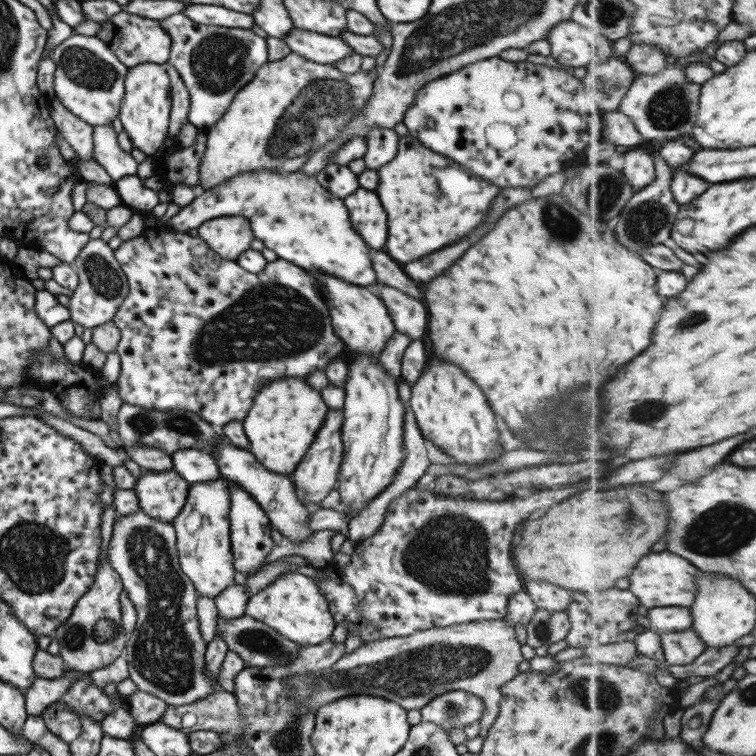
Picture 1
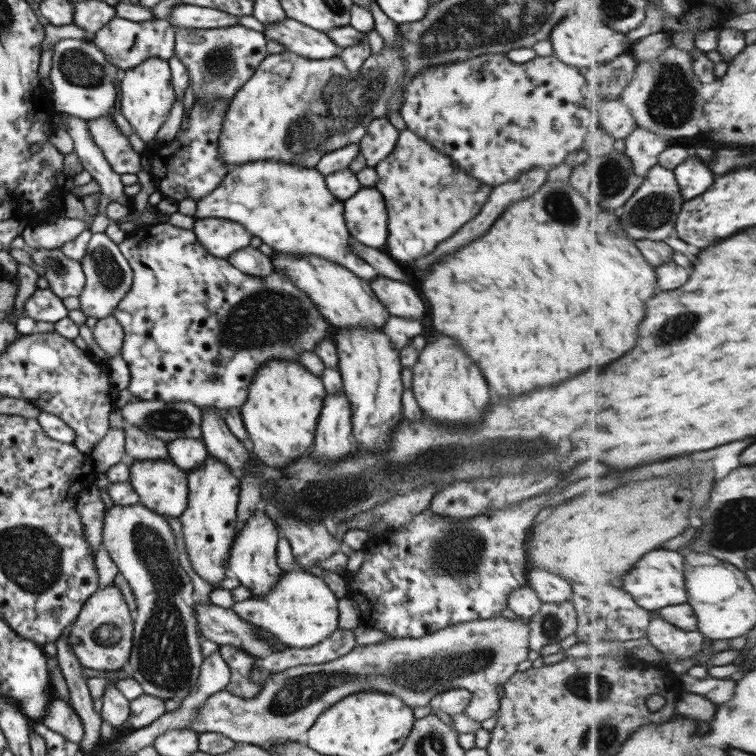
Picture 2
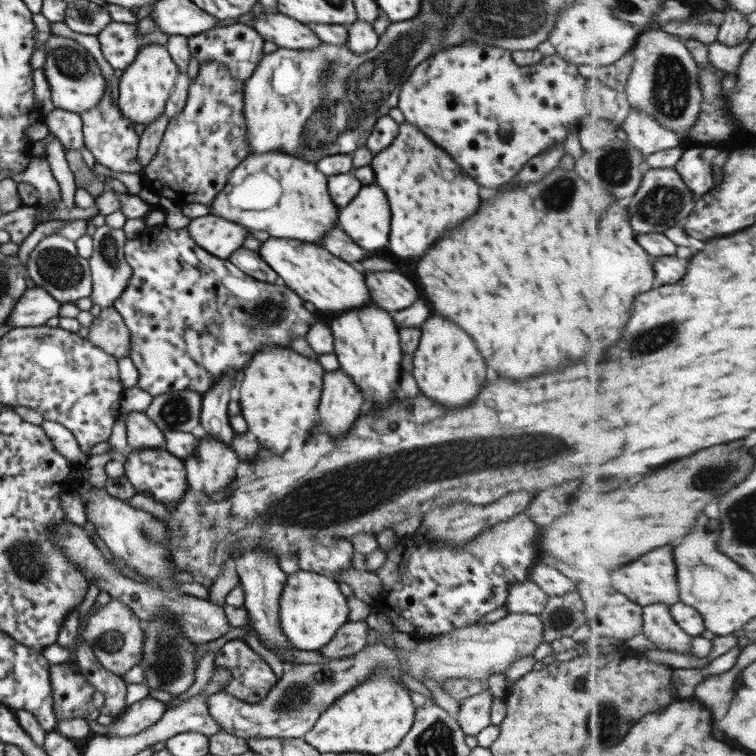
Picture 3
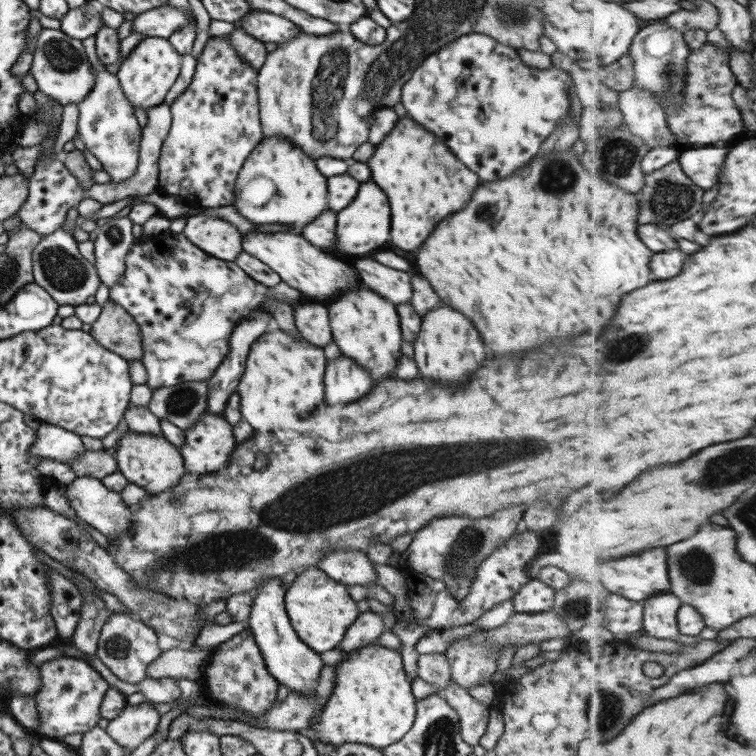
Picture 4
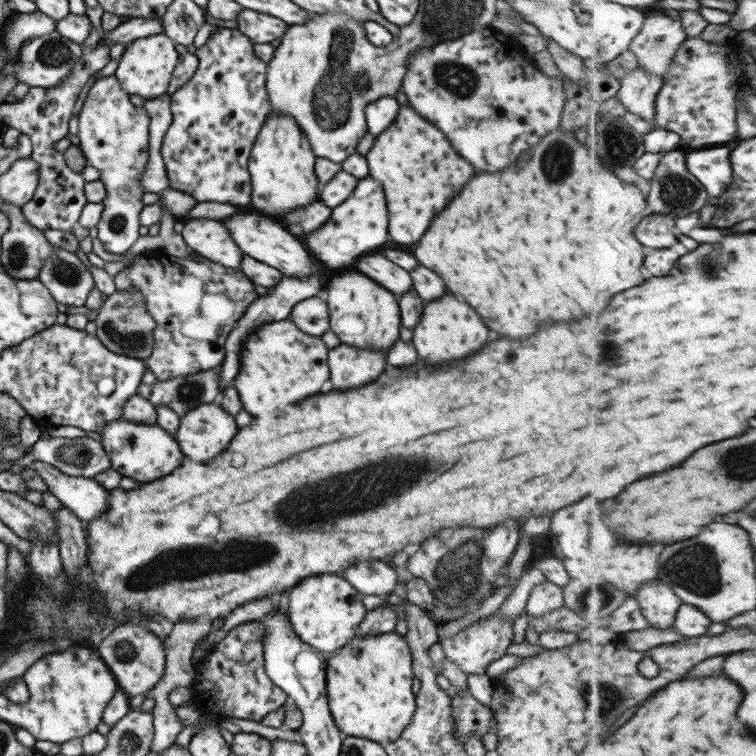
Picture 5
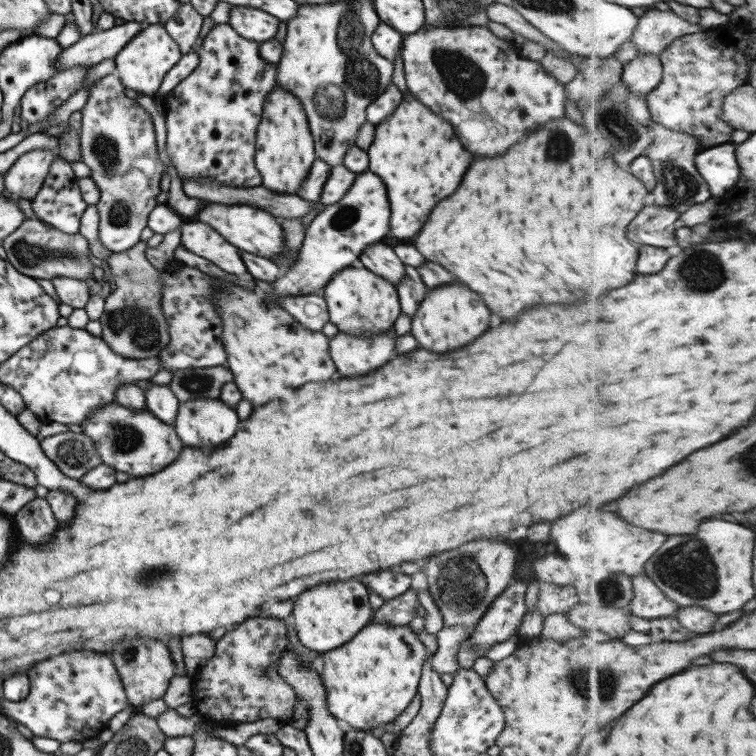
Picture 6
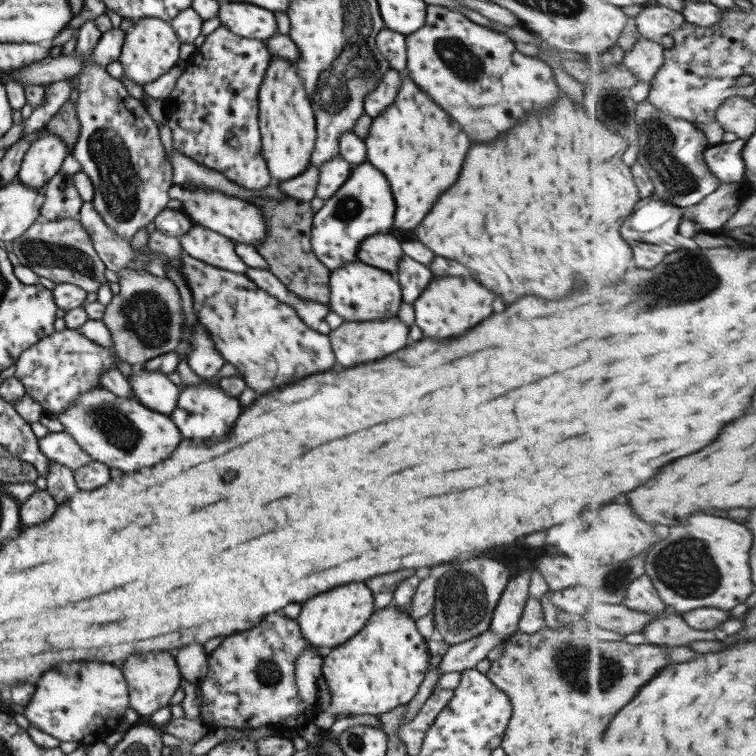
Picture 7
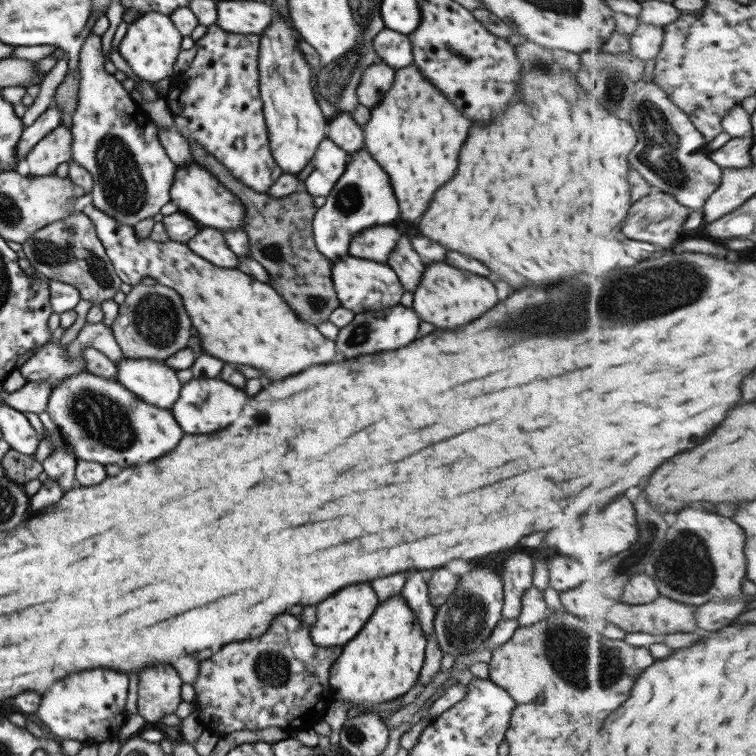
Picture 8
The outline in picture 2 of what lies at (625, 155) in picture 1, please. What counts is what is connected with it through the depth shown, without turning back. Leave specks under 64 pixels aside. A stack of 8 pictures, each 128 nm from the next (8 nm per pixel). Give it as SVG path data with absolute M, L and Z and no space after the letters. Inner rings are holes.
M638 127L631 136L621 143L623 151L633 162L633 170L637 176L646 178L647 172L655 165L659 165L659 156L671 146L672 140L657 136L655 132Z

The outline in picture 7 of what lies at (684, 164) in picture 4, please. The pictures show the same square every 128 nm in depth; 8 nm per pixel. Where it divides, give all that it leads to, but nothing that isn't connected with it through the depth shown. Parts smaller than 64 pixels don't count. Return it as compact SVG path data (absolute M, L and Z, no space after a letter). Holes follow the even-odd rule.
M737 138L730 143L709 146L705 151L705 162L709 164L709 170L715 174L715 178L721 180L721 184L745 180L745 145L745 139Z

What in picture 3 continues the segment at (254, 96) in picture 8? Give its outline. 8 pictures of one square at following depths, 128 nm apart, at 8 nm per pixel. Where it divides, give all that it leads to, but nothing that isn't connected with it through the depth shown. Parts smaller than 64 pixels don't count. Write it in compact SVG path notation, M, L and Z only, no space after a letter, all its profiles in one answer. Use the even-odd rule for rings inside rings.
M209 60L203 62L199 66L197 76L189 84L183 109L176 114L177 116L168 120L156 153L145 167L142 187L159 197L169 199L177 206L191 203L210 204L227 183L229 173L249 154L244 137L243 114L241 114L243 88L243 83L230 78L220 62Z

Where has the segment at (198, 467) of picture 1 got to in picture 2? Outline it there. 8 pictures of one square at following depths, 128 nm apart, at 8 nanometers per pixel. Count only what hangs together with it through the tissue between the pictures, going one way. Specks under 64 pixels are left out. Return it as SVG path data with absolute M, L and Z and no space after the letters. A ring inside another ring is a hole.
M175 438L166 443L166 449L169 460L186 473L203 464L209 455L203 442L195 438Z

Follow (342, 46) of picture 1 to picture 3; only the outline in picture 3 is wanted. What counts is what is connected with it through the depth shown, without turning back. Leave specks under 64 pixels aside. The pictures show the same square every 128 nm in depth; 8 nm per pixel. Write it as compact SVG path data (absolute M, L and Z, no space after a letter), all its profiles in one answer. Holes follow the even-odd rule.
M279 12L255 14L251 28L255 29L264 41L273 42L278 48L313 50L322 44L306 24L301 24Z

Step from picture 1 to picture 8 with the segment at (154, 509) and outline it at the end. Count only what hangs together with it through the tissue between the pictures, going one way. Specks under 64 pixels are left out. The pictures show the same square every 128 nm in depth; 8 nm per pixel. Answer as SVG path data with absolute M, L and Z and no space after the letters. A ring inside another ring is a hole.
M83 370L50 390L45 411L56 426L56 434L76 459L135 466L167 454L183 436L170 410L139 400L117 380L105 380Z

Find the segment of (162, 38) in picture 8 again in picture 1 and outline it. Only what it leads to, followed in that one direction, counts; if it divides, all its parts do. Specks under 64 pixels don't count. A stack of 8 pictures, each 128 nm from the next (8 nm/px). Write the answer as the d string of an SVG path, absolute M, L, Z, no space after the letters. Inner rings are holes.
M144 62L128 68L124 79L124 96L118 117L122 132L127 134L132 148L141 150L145 155L153 155L161 146L168 130L168 115L171 108L169 95L170 83L160 65Z

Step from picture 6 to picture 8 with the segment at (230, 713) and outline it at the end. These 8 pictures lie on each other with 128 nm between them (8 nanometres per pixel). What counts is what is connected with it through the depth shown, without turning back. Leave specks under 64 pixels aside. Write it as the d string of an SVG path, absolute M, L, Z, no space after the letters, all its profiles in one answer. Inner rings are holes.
M281 614L281 616L273 618L271 624L269 624L269 628L259 637L225 644L219 650L213 651L210 657L199 663L199 675L195 682L191 684L195 692L195 706L199 707L199 722L202 730L207 730L217 735L225 735L233 732L233 730L259 730L267 728L267 726L277 726L277 728L289 730L289 723L297 714L301 714L303 710L310 710L311 707L319 708L320 712L333 700L331 688L328 686L328 671L339 653L341 653L341 647L318 647L313 644L313 641L309 638L308 628L301 624L297 618L289 616L289 614Z

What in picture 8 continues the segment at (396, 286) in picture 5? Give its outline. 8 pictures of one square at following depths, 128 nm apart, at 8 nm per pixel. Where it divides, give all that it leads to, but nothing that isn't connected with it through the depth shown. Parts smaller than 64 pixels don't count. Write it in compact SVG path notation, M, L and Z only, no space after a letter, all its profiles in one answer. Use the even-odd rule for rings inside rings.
M371 226L349 240L348 254L385 264L387 252L395 248L399 234L389 226Z

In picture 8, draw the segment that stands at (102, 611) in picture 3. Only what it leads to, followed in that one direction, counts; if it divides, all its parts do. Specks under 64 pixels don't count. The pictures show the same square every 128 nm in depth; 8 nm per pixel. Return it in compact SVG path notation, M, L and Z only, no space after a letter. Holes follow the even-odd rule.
M170 664L147 665L137 672L137 712L147 722L159 722L181 702L181 680Z

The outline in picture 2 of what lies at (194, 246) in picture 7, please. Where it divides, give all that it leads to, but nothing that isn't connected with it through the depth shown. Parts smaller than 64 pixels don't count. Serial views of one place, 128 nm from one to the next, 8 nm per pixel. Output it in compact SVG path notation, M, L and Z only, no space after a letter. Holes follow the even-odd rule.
M194 219L190 230L207 252L220 259L226 259L237 248L249 244L249 234L241 224L225 219Z

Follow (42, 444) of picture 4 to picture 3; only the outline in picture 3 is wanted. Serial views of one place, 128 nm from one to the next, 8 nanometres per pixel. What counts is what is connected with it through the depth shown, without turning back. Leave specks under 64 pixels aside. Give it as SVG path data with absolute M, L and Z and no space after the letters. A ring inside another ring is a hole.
M43 421L40 424L45 436L51 441L53 449L71 463L85 464L87 454L83 454L77 446L77 440L70 430L53 421Z

